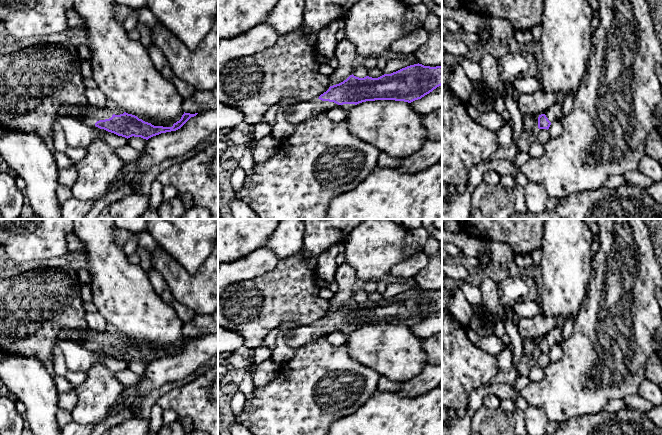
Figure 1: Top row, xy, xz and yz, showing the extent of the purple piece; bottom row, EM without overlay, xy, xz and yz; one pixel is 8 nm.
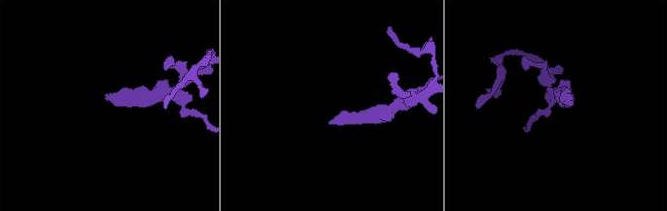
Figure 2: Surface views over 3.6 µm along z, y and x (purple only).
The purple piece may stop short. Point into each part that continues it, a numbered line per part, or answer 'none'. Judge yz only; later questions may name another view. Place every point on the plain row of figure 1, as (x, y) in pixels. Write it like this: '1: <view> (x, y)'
1: yz (553, 337)

